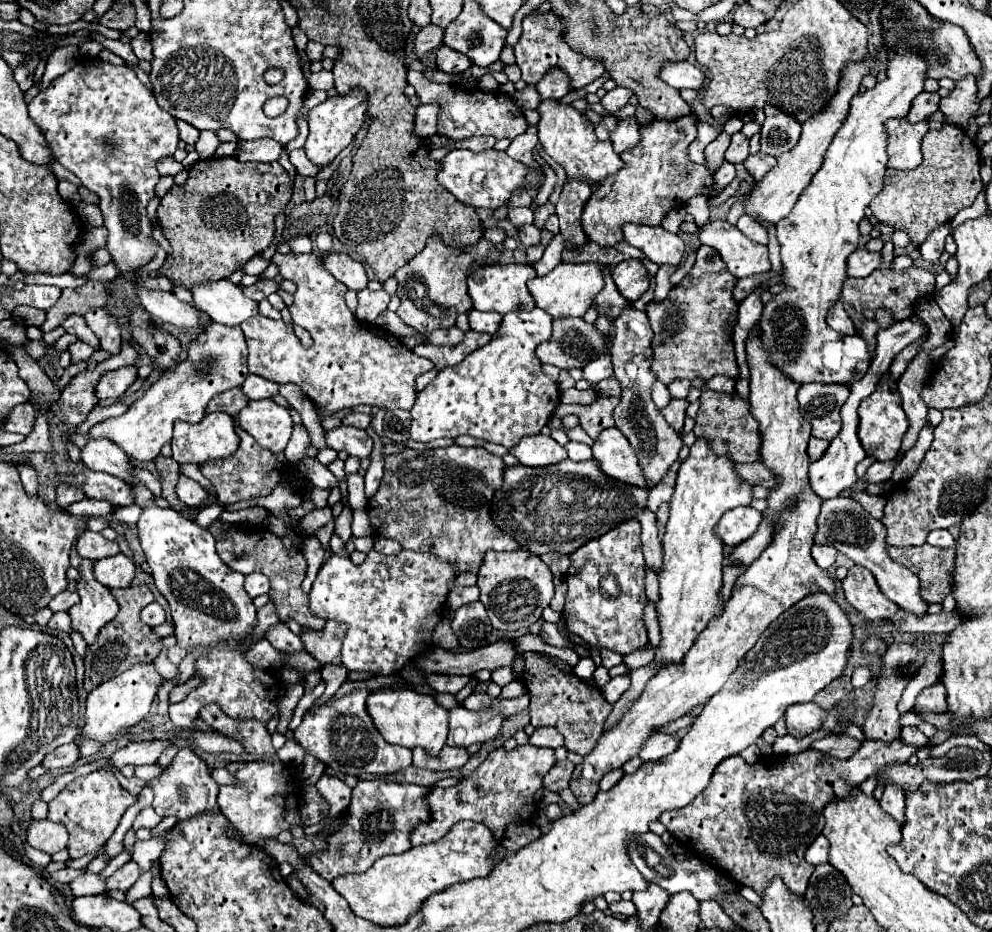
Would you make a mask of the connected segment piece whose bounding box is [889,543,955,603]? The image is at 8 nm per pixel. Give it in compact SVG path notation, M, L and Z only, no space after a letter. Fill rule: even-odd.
M925 543L921 547L889 547L889 555L919 577L923 601L941 603L951 591L949 583L955 551Z

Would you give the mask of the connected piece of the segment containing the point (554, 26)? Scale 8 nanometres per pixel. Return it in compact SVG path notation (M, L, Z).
M529 13L523 19L523 33L515 45L515 59L519 67L527 67L527 83L535 85L537 81L541 81L541 77L551 69L551 67L561 67L563 71L567 71L571 75L571 85L575 89L581 89L589 83L593 83L595 79L599 79L605 69L601 61L589 59L581 53L575 53L565 41L563 41L563 19L549 13Z

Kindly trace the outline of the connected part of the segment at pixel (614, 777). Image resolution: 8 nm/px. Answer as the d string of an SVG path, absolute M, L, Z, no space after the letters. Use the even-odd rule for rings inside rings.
M615 769L615 771L609 771L603 779L601 779L601 791L609 791L613 785L617 785L617 781L625 775L623 769Z

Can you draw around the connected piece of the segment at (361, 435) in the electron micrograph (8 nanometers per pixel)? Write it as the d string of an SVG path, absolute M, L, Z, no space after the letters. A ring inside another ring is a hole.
M345 425L325 431L325 443L327 443L327 447L331 447L335 451L343 449L349 455L355 455L359 459L369 457L373 451L373 441L365 431L355 429L355 427L345 427Z

